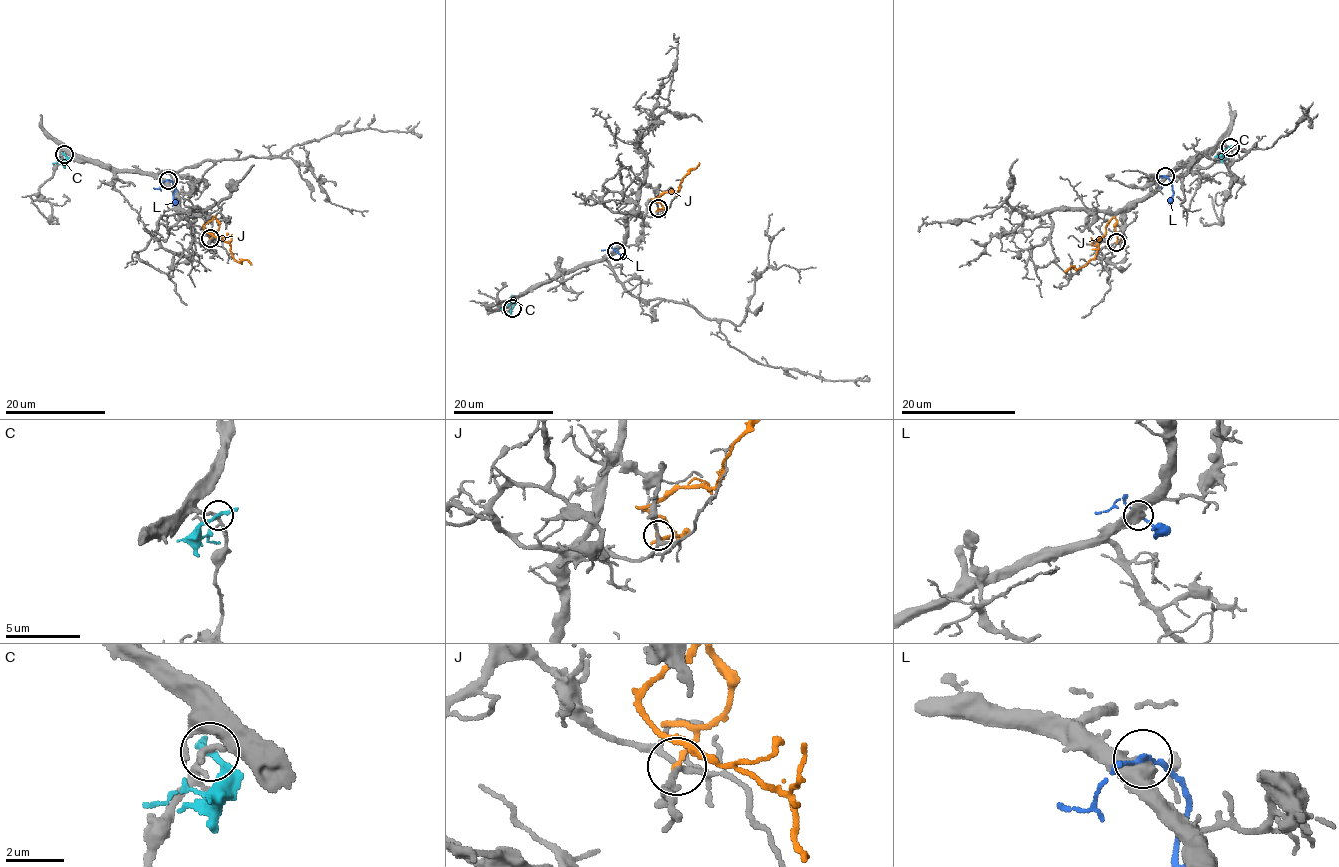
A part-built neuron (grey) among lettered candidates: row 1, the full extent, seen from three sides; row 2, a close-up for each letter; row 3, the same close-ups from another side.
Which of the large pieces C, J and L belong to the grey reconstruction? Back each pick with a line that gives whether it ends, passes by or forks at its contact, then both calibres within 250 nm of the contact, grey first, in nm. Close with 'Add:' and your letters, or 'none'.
Add: none

